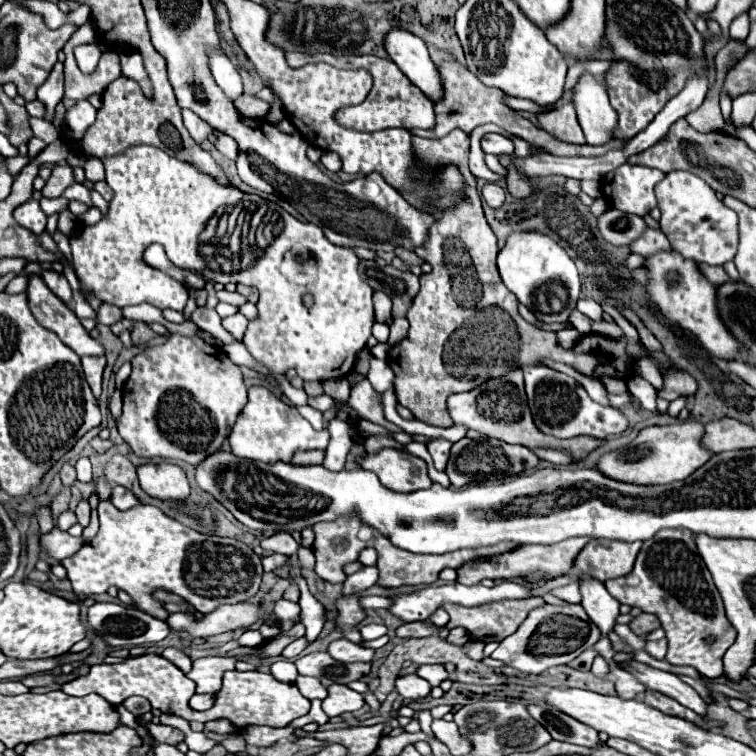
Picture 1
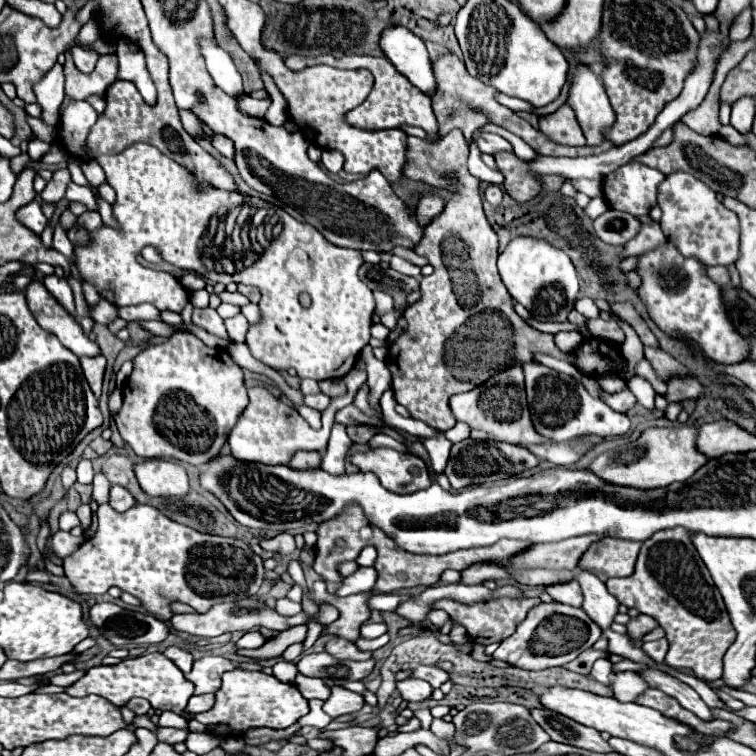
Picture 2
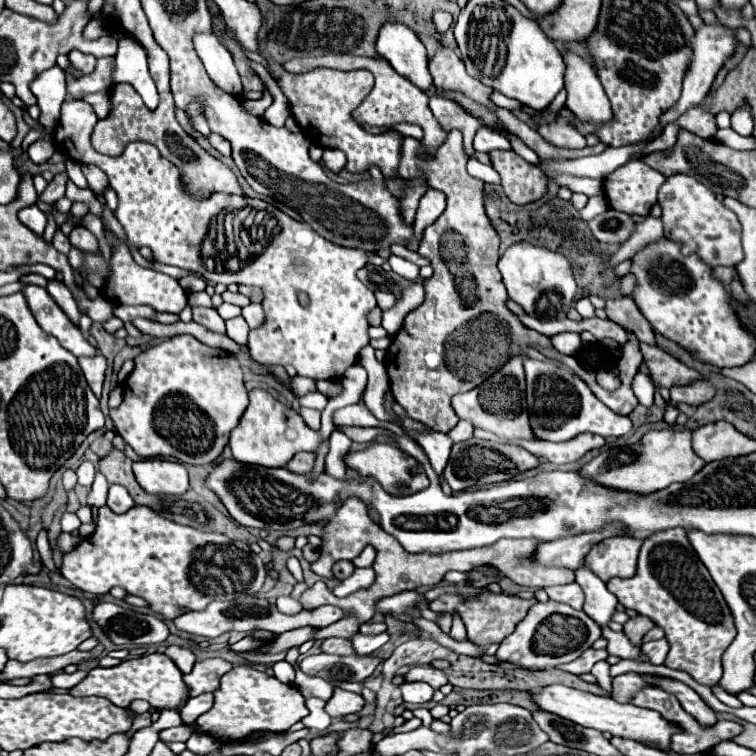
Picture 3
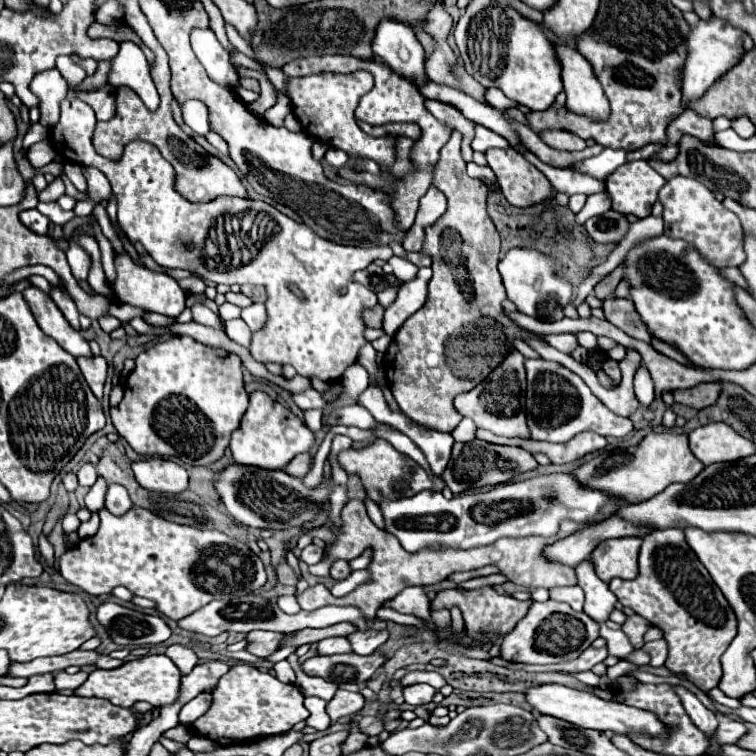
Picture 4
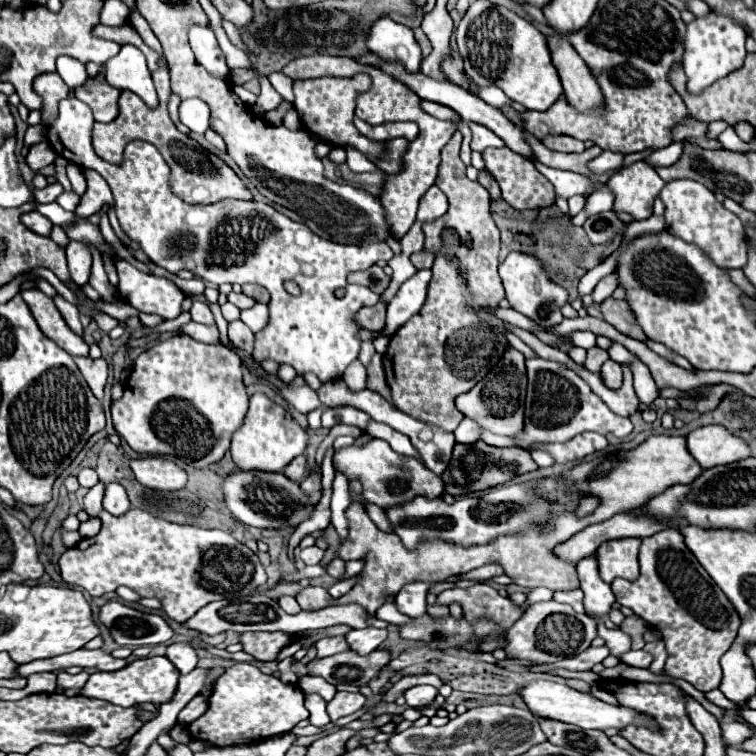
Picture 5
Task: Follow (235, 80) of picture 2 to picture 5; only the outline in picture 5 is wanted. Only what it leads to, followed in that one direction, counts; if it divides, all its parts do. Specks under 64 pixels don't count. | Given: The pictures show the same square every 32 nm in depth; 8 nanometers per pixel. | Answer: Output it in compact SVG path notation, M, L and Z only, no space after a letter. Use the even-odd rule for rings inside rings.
M192 26L190 28L190 46L196 54L196 60L218 80L232 82L232 70L226 64L226 56L220 50L220 44L210 26Z

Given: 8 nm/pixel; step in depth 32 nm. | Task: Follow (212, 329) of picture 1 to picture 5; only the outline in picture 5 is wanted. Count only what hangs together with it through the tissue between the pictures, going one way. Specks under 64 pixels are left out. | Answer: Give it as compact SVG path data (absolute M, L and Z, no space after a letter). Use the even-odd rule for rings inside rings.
M194 302L190 314L192 314L192 320L200 322L200 324L214 324L216 322L212 312L210 312L210 308L204 302Z

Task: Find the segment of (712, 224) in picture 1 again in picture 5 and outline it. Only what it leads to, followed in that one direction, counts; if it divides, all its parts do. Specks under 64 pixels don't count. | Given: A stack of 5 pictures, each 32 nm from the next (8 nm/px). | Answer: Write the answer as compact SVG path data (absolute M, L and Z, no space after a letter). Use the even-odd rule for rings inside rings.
M672 180L668 182L660 198L666 206L664 218L666 218L666 230L672 236L678 236L690 244L696 244L716 266L720 268L742 268L748 260L746 256L746 232L742 222L738 220L736 214L728 212L716 196L704 188L704 184L696 180Z

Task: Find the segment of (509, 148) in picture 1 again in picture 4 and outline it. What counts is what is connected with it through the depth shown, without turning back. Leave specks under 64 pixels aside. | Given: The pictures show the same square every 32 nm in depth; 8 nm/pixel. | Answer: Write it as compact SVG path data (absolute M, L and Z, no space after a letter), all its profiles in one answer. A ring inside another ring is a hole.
M476 126L476 136L472 140L472 148L476 152L486 152L488 148L510 148L508 140L496 136L496 132L484 128L484 126Z

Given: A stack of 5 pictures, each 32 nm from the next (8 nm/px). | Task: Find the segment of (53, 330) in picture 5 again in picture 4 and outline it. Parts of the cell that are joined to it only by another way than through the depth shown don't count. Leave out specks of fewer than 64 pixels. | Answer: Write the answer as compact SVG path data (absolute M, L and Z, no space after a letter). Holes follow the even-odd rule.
M28 286L24 292L24 300L28 302L38 326L52 336L66 352L70 352L72 356L92 356L90 344L86 342L86 338L74 330L68 320L64 320L64 314L60 314L58 306L54 304L54 300L40 288L36 286Z

